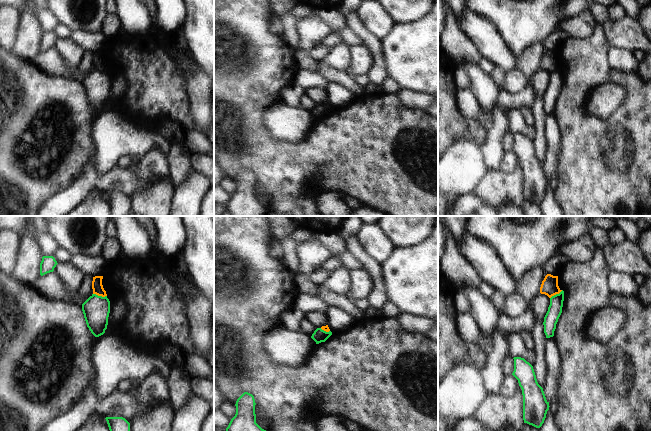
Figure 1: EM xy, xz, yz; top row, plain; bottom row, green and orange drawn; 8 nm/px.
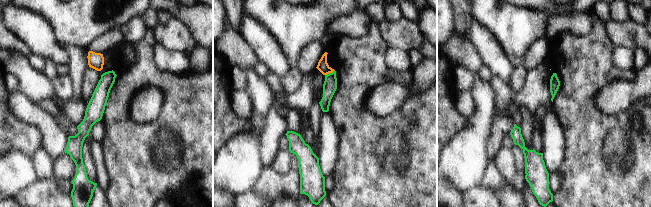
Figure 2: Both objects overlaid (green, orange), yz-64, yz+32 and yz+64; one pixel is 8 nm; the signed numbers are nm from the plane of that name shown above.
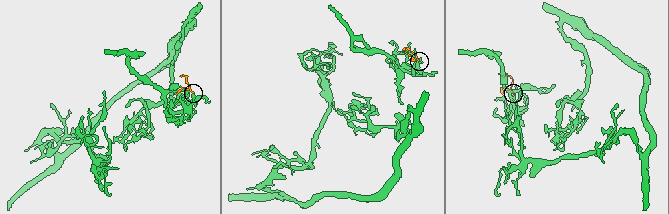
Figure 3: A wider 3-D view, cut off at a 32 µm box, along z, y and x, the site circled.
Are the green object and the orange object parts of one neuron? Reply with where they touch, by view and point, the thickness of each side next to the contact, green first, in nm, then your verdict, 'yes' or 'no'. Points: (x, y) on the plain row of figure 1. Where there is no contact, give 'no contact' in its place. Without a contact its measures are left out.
meets green in xy at (100, 72); 220 nm thick on the green side, 90 nm on the other; no

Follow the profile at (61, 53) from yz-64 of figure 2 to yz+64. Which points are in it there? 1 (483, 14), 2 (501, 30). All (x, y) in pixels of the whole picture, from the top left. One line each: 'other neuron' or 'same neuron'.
1: other neuron
2: other neuron

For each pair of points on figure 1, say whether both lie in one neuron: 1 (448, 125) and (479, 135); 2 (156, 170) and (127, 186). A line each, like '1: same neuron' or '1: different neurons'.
1: same neuron
2: same neuron

